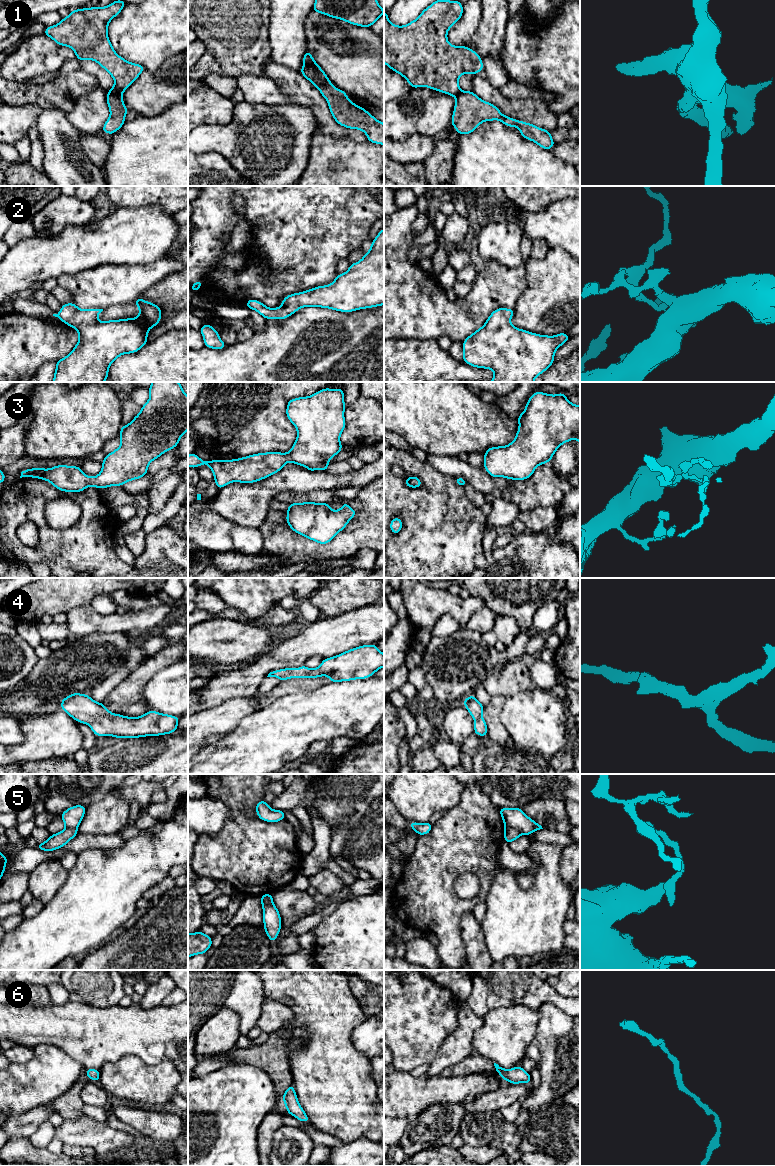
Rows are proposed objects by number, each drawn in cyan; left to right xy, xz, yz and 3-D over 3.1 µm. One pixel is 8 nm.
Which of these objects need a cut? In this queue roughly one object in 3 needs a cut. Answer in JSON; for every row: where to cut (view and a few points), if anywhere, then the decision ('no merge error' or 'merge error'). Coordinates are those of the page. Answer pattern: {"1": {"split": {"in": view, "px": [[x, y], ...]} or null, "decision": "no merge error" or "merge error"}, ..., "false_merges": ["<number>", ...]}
{"1": {"split": {"in": "xy", "px": [[108, 92], [121, 93]]}, "decision": "merge error"}, "2": {"split": null, "decision": "no merge error"}, "3": {"split": null, "decision": "no merge error"}, "4": {"split": null, "decision": "no merge error"}, "5": {"split": {"in": "yz", "px": [[505, 826], [516, 828], [522, 833]]}, "decision": "merge error"}, "6": {"split": null, "decision": "no merge error"}, "false_merges": ["1", "5"]}

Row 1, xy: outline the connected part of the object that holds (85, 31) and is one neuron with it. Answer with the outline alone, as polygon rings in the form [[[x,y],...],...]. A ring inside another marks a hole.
[[[116,0],[105,7],[91,7],[71,11],[66,18],[54,26],[45,29],[44,34],[60,46],[70,47],[78,60],[93,60],[104,68],[114,79],[114,86],[108,93],[123,93],[145,70],[142,65],[131,63],[120,57],[114,50],[108,38],[108,25],[125,6],[123,0]]]

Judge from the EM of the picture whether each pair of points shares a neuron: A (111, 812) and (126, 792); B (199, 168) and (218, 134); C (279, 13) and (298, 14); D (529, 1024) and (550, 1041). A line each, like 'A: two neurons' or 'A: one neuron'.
A: two neurons
B: two neurons
C: one neuron
D: two neurons

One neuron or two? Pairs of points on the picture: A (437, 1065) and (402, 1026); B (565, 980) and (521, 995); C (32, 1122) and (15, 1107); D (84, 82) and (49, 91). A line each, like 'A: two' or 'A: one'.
A: two
B: two
C: two
D: one

